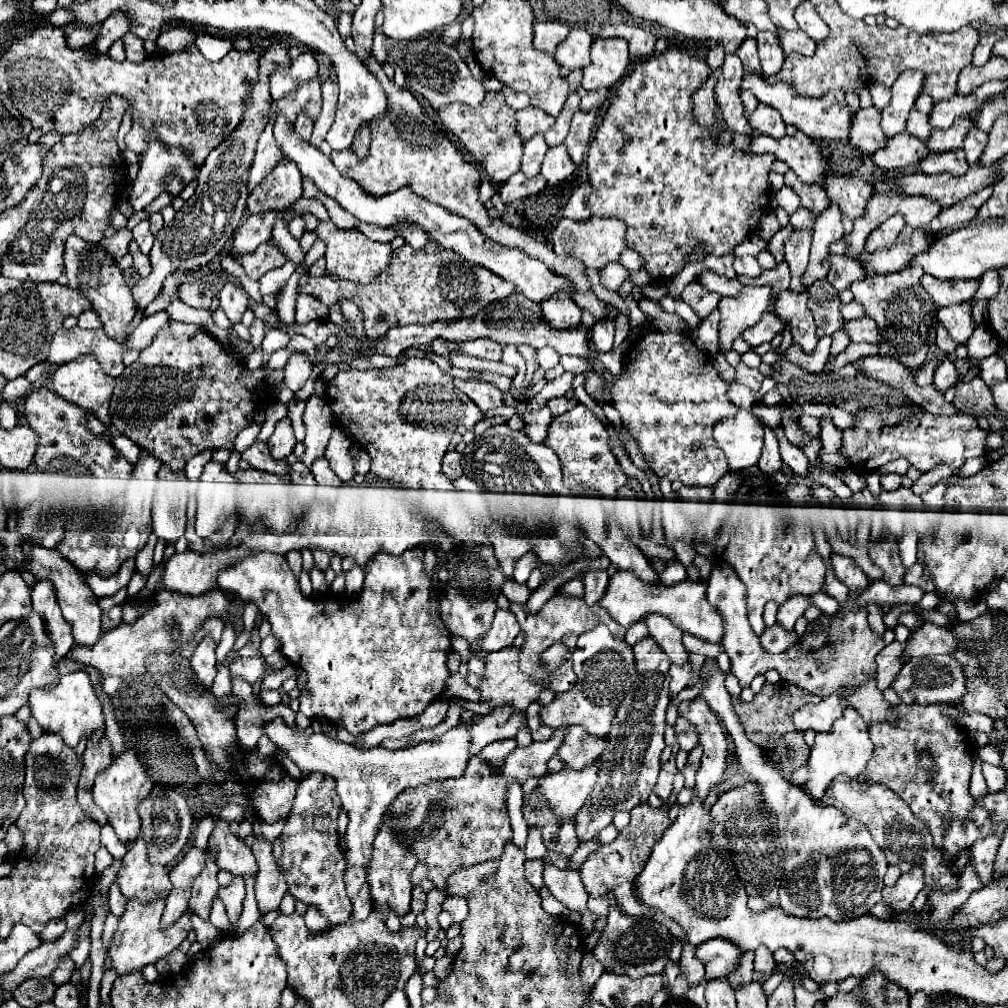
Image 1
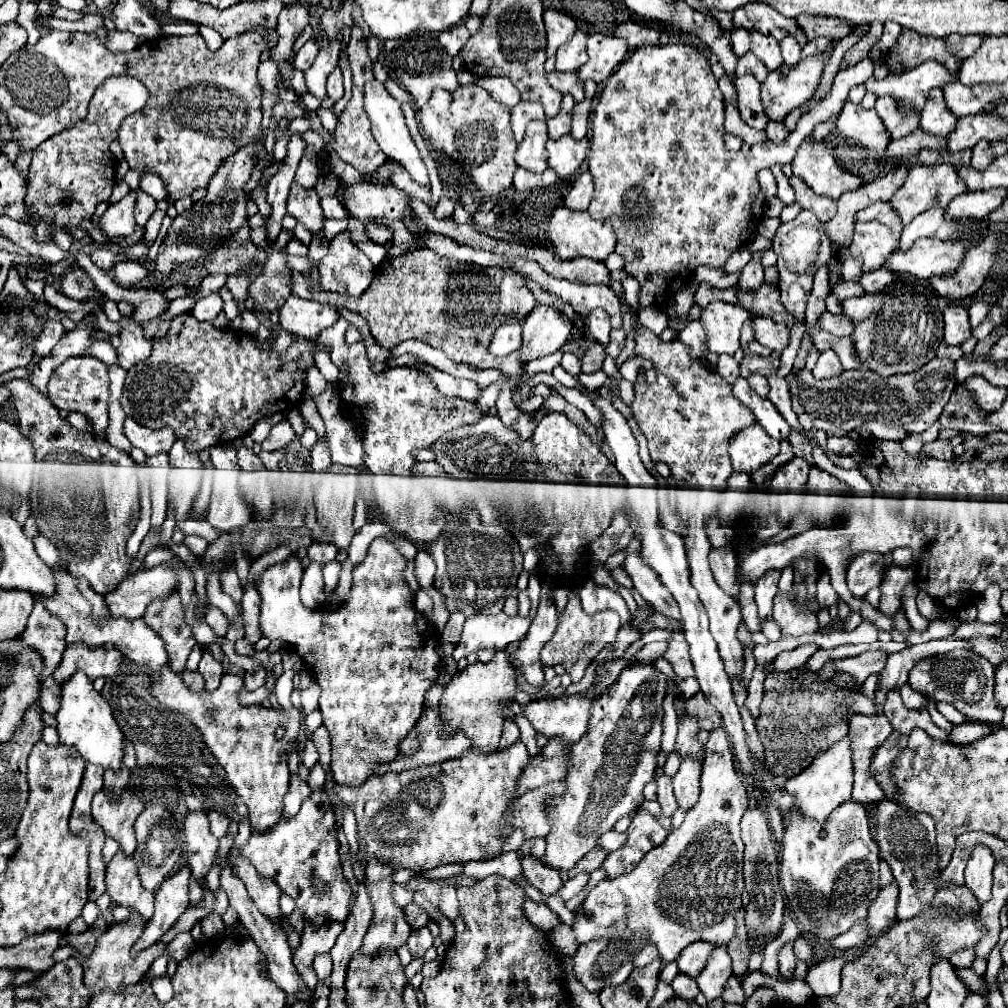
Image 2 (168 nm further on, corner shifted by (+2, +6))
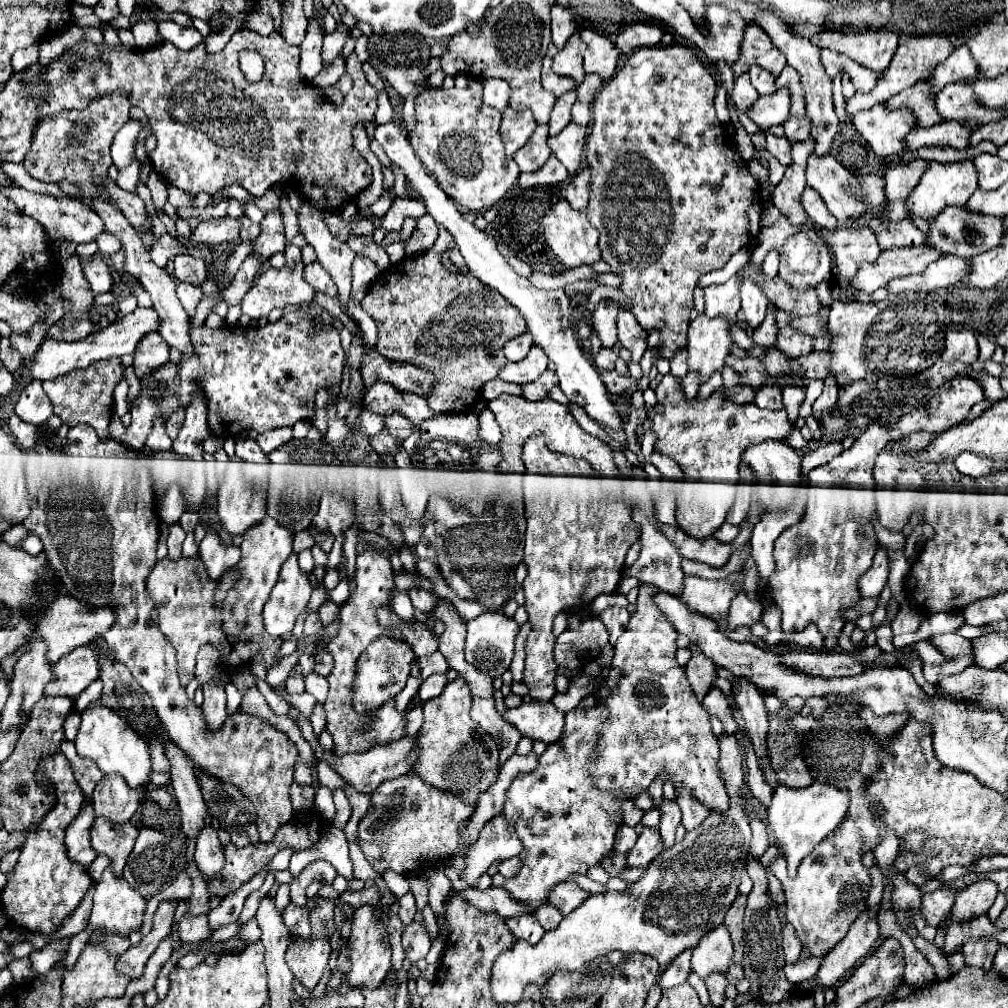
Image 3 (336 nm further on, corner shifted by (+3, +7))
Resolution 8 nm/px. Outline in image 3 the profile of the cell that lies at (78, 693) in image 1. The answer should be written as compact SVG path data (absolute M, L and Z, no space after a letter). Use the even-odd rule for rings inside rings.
M90 704L80 712L80 728L76 734L76 750L82 758L92 758L104 774L120 774L128 786L148 784L150 774L150 752L148 744L112 710L102 704Z

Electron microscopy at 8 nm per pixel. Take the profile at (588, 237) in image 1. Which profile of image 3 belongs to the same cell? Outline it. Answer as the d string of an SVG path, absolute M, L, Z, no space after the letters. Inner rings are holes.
M558 200L550 212L542 218L542 234L550 250L564 264L564 268L576 268L580 264L594 264L600 260L598 230L588 222L586 210L574 210L566 200Z

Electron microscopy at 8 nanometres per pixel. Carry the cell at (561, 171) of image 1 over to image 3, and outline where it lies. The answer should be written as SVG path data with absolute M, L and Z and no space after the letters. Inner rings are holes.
M570 122L560 134L548 138L548 146L552 154L564 164L570 176L578 172L582 150L584 150L584 140L586 140L586 128L580 128L574 122Z

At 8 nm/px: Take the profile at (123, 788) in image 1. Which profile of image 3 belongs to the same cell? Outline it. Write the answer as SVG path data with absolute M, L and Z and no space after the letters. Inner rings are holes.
M98 816L90 828L92 848L98 854L106 854L112 858L116 876L122 876L122 868L132 852L136 836L138 836L138 828L134 826L134 822L114 824L104 816Z

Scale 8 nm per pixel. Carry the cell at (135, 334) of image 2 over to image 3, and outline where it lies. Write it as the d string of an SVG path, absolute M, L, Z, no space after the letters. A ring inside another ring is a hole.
M148 332L138 342L134 352L134 372L138 378L144 378L144 374L150 374L154 368L168 362L168 344L164 338L160 338L158 332Z

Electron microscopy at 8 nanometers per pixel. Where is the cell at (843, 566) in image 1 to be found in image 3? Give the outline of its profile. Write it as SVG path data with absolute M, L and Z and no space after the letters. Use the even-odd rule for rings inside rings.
M878 550L872 566L858 580L860 596L862 598L880 596L882 588L886 586L886 578L888 578L888 556L886 556L886 550Z

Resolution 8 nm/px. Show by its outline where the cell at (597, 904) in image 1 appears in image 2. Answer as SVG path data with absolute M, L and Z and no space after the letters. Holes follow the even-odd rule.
M719 727L711 731L705 745L701 797L697 805L685 815L683 825L671 831L663 845L649 851L631 873L617 879L603 879L589 891L581 911L575 913L573 933L577 945L605 939L625 927L633 933L647 935L665 963L675 961L695 941L727 945L735 937L735 913L741 907L737 891L743 891L741 871L745 845L739 835L739 821L747 807L747 789L735 771L729 737ZM701 871L713 871L715 883L699 883Z

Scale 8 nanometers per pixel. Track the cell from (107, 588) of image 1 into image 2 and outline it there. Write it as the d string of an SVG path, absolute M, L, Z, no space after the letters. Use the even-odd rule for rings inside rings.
M37 535L37 537L33 539L33 543L35 543L37 555L43 559L43 563L47 563L49 567L61 569L61 563L59 563L59 551L57 551L57 547L55 547L47 537Z

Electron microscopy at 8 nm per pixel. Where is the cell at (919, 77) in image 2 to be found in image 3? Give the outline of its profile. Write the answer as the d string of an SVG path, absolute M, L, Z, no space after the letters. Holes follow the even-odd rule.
M960 46L946 58L946 62L938 64L932 70L928 86L930 86L932 94L938 94L946 84L966 82L966 80L974 78L974 74L976 74L974 62L972 62L972 54L970 54L968 46Z

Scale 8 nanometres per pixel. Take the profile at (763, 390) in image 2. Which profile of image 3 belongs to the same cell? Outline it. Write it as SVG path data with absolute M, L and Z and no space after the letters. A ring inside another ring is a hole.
M760 386L756 388L756 398L754 404L758 408L768 408L768 410L782 410L782 390L780 386Z

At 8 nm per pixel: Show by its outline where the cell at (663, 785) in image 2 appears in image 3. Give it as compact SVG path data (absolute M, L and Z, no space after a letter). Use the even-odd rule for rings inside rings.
M662 798L662 804L660 804L660 834L664 838L666 848L670 848L674 844L674 830L680 824L680 818L682 818L682 814L680 814L678 804L668 800L668 798Z

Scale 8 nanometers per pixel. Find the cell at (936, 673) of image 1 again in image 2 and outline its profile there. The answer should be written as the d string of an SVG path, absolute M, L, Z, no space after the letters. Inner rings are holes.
M955 651L953 657L931 657L913 667L909 673L909 685L919 691L931 695L935 701L953 703L959 713L963 713L971 721L981 723L1001 723L1003 707L993 703L993 683L995 683L995 667L981 655L973 651Z

